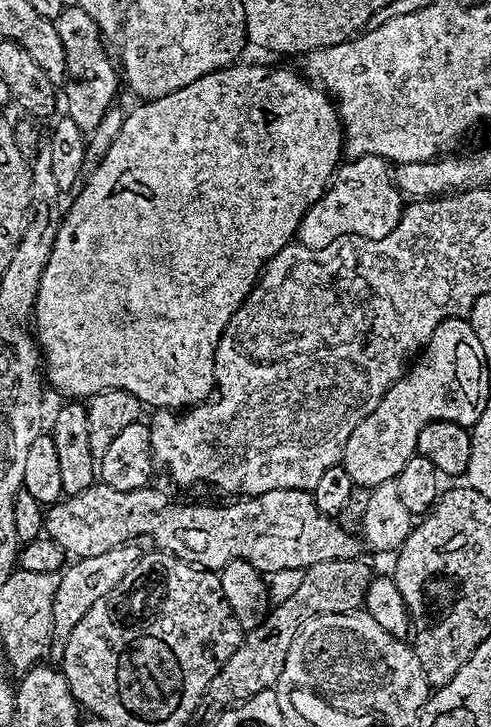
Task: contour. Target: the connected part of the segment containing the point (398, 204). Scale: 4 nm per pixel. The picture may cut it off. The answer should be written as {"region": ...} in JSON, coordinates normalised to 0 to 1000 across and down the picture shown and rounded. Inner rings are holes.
{"region":[[[737,215],[731,220],[709,220],[686,230],[668,263],[619,296],[607,330],[631,344],[656,344],[680,333],[711,327],[786,327],[786,322],[811,311],[825,287],[827,275],[792,221],[778,215]]]}

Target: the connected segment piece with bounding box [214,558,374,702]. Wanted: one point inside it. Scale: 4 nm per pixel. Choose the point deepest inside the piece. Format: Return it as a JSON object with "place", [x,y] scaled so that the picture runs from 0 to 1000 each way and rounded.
{"place":[690,806]}

